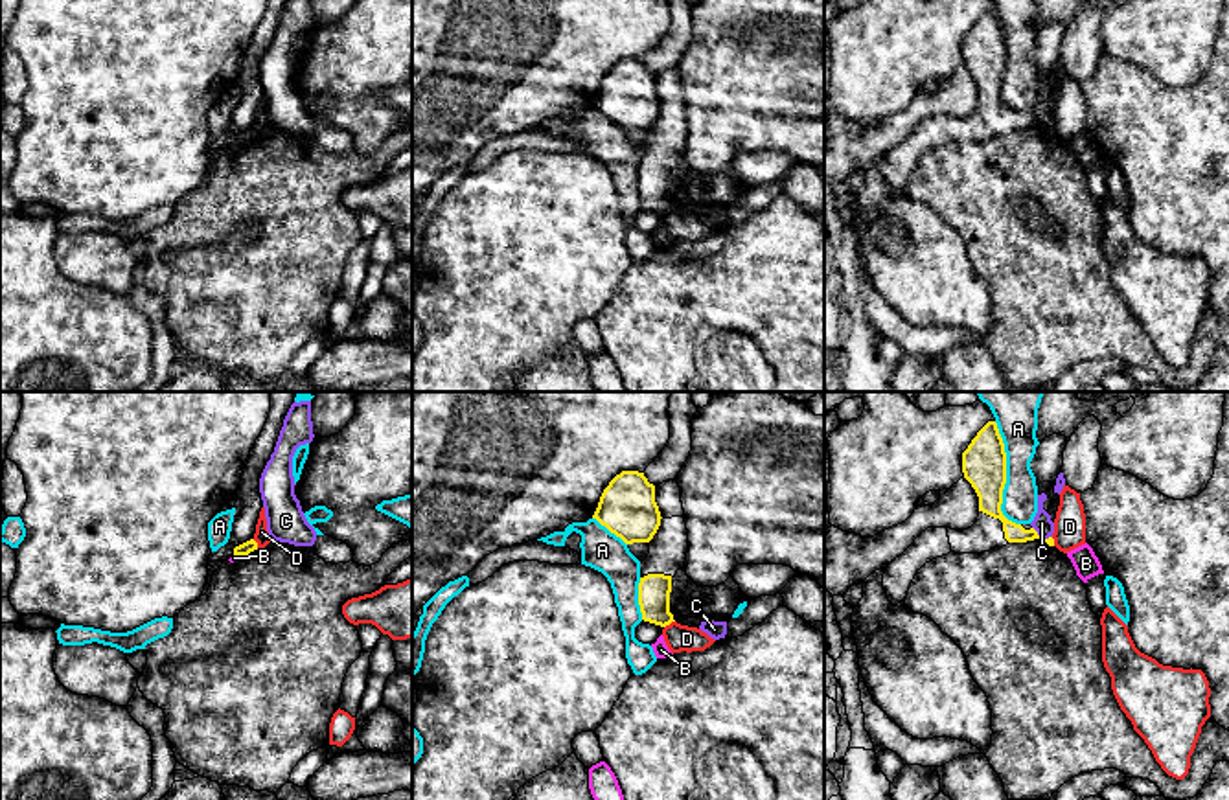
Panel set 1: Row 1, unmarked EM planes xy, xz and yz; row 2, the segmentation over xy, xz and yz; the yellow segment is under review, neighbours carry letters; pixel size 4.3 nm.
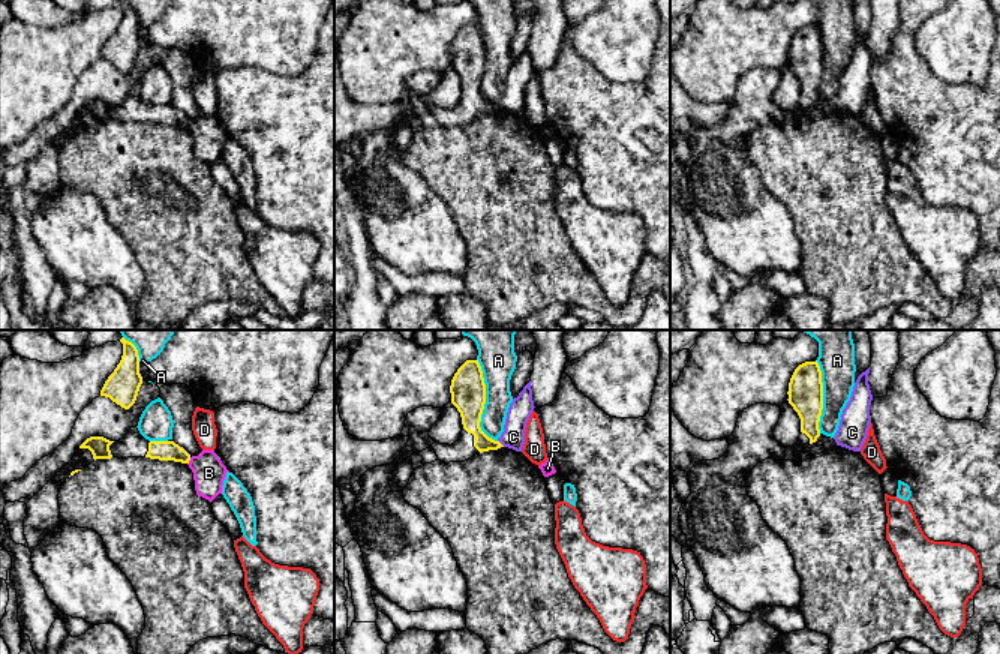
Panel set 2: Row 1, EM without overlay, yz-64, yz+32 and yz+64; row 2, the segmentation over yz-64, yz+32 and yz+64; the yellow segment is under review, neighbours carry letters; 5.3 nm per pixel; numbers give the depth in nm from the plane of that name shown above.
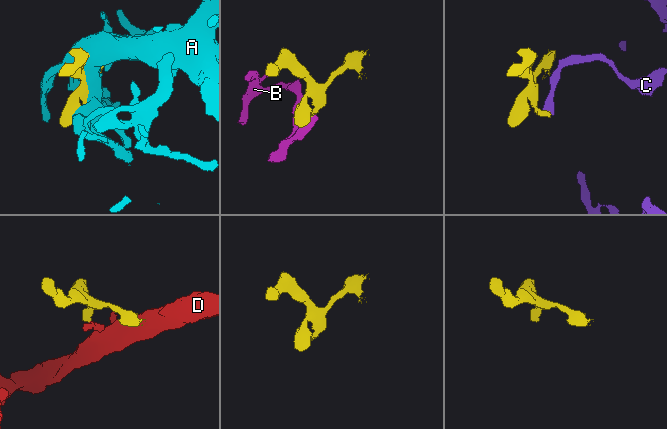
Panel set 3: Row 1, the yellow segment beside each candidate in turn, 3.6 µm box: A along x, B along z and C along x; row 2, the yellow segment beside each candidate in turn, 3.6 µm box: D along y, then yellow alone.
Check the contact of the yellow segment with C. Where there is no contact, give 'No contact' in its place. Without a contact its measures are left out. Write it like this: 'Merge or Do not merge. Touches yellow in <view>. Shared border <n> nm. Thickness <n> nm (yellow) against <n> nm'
Do not merge. Touches yellow in yz. Shared border 100 nm. Thickness 80 nm (yellow) against 90 nm

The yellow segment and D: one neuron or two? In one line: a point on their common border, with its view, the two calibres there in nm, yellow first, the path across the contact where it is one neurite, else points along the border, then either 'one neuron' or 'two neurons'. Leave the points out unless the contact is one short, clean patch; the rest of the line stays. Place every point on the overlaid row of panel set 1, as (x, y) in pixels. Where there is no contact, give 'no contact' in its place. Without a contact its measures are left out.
meets yellow in xz at (668, 624); 140 nm thick on the yellow side, 120 nm on the other; border along xz (674, 620), (665, 628); two neurons

